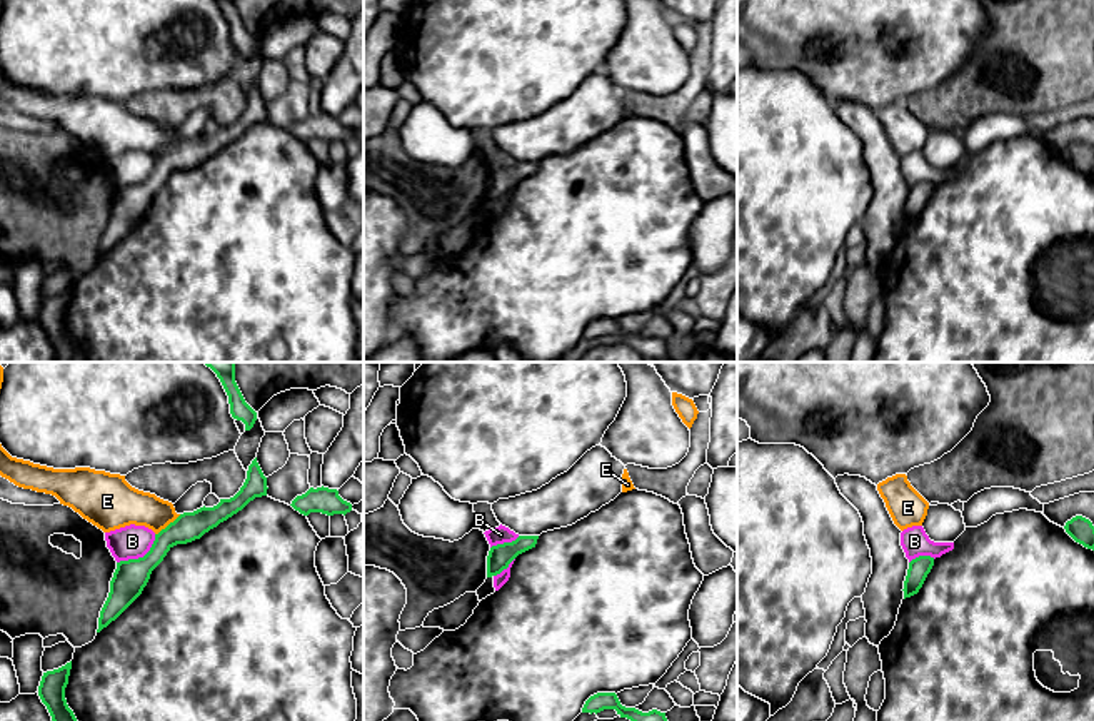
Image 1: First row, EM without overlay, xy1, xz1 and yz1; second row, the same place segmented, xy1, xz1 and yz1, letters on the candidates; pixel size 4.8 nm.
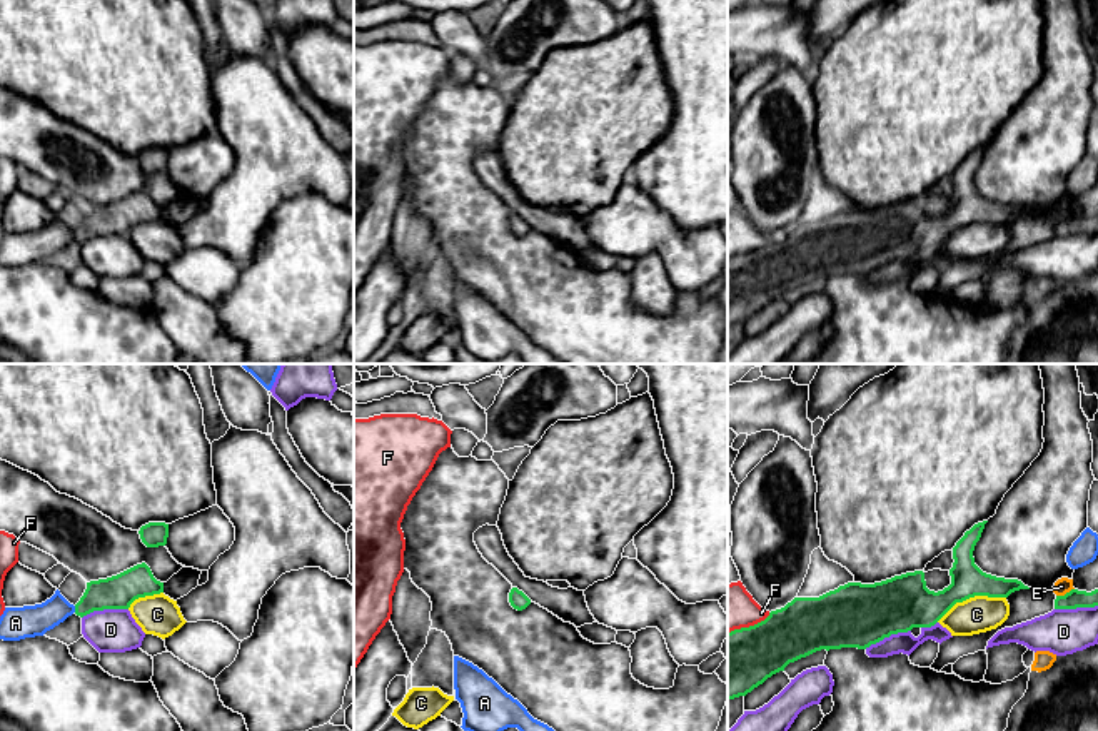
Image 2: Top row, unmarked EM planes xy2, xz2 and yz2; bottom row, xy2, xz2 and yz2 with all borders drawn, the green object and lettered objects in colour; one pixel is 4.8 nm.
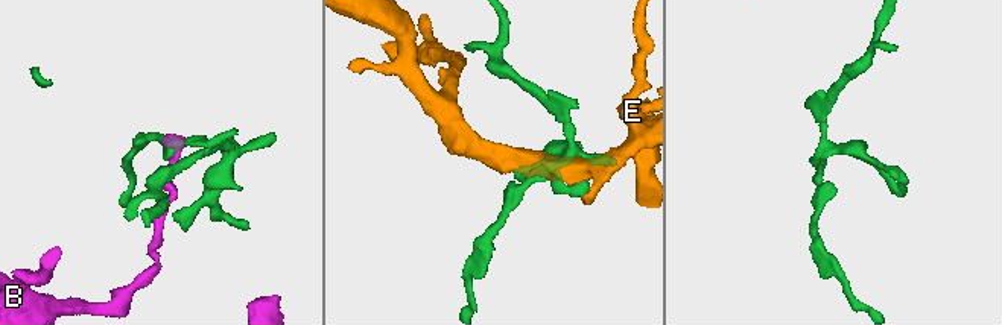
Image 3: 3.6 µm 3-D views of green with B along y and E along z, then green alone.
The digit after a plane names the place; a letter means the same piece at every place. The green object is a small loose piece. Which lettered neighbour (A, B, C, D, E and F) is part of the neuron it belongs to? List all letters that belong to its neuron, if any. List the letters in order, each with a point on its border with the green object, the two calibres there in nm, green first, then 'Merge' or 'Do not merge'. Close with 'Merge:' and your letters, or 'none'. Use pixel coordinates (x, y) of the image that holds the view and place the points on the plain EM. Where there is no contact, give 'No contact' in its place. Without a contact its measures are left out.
A: Touches green at xy2 (75, 236). Thickness 160 nm (green) against 160 nm. Merge
B: Touches green at xy1 (140, 184). Thickness 160 nm (green) against 160 nm. Do not merge
C: Touches green at yz2 (970, 222). Thickness 190 nm (green) against 180 nm. Do not merge
D: Touches green at xy2 (104, 234). Thickness 160 nm (green) against 200 nm. Do not merge
E: Touches green at xy1 (169, 151). Thickness 140 nm (green) against 200 nm. Do not merge
F: Touches green at yz2 (750, 252). Thickness 320 nm (green) against 220 nm. Do not merge
Merge: A

